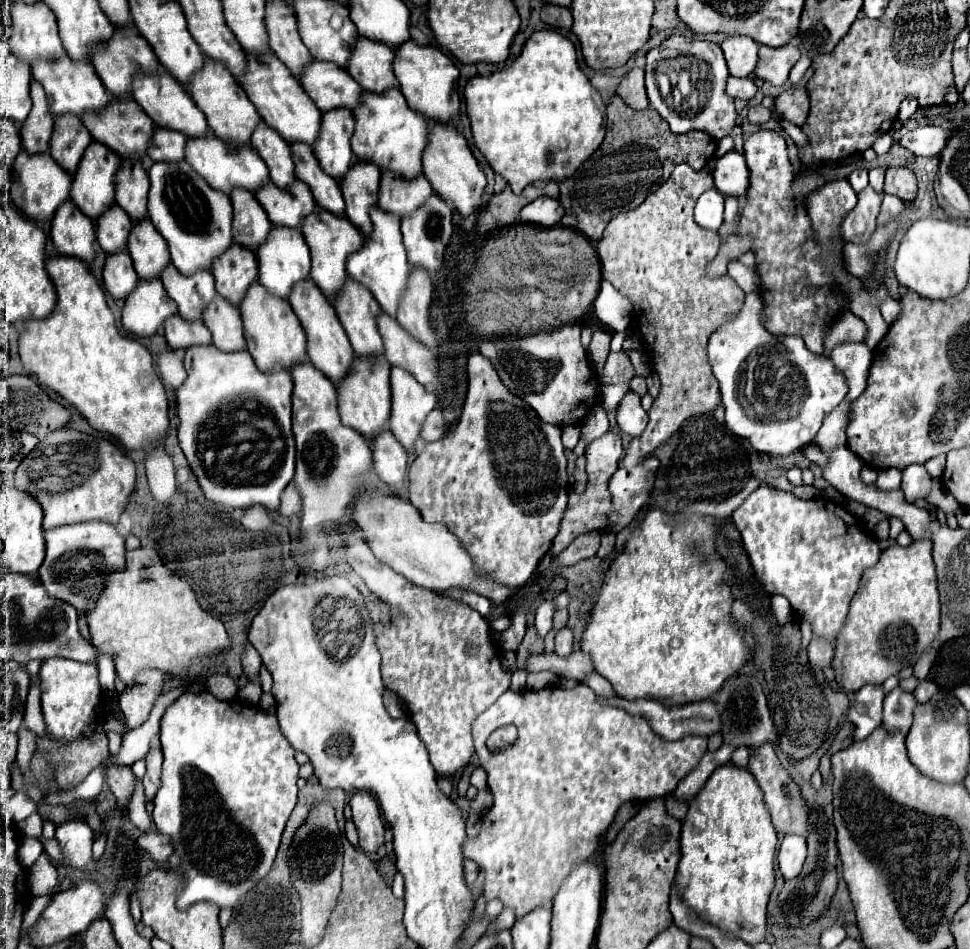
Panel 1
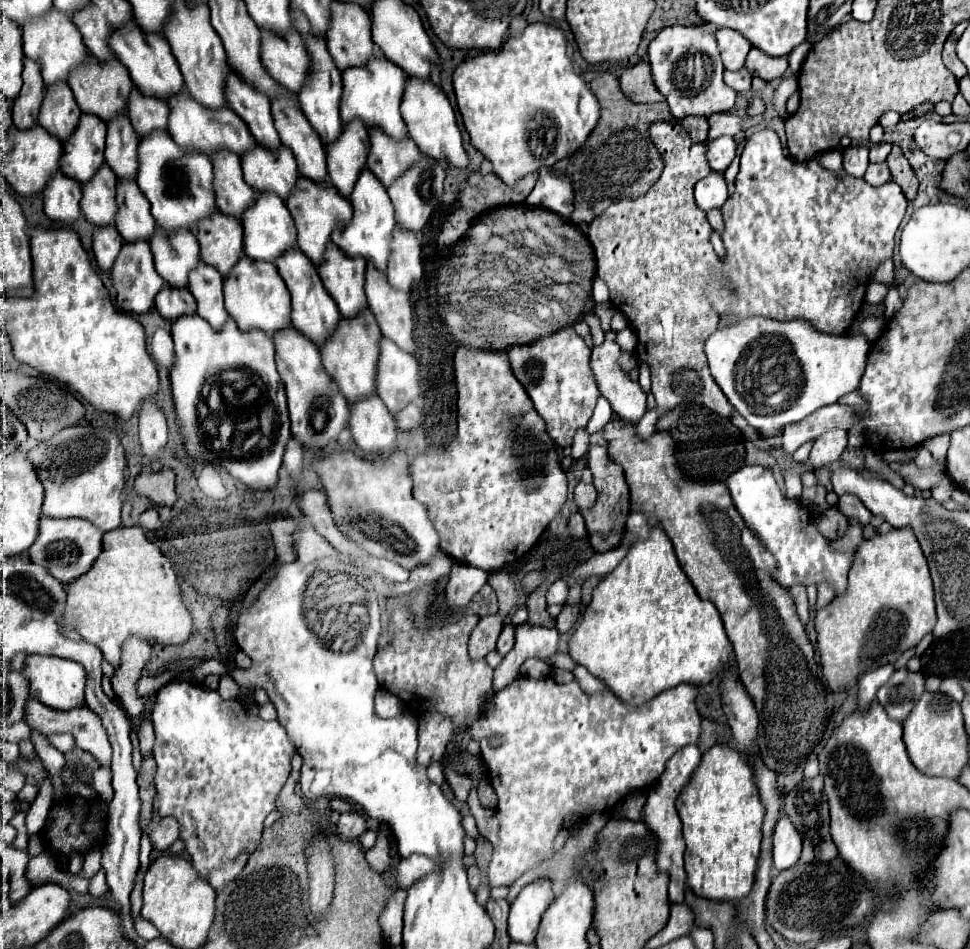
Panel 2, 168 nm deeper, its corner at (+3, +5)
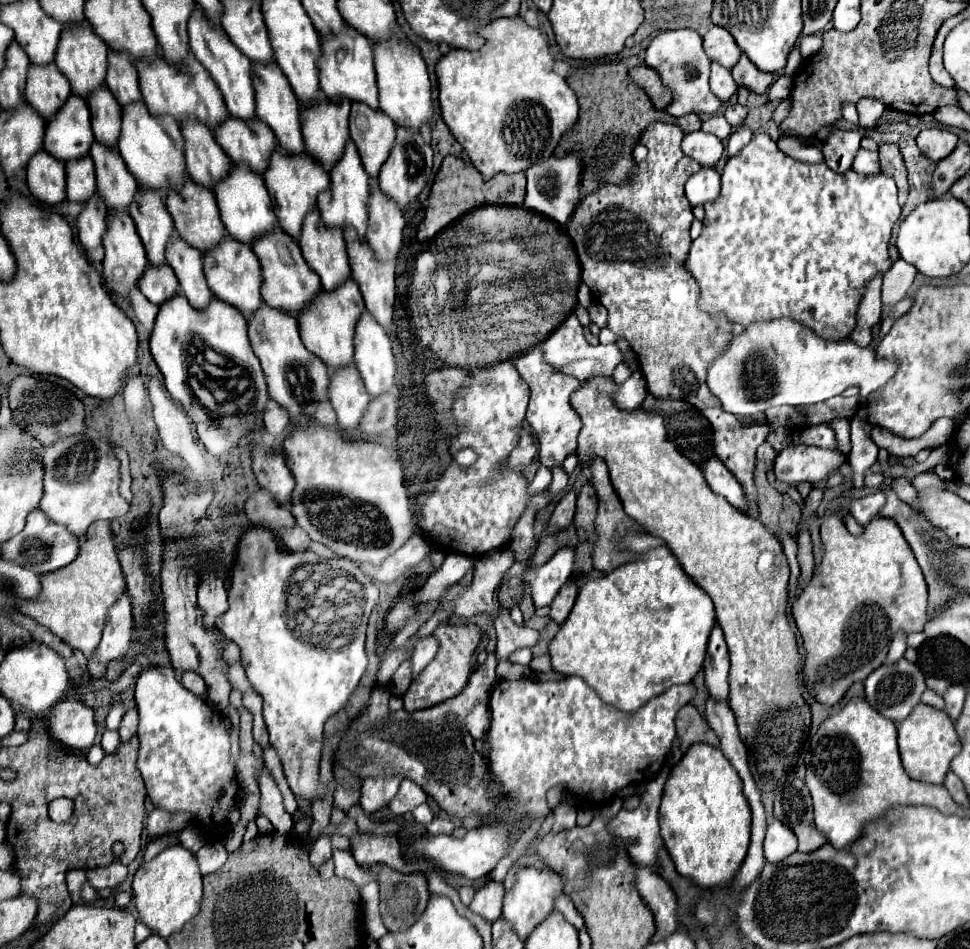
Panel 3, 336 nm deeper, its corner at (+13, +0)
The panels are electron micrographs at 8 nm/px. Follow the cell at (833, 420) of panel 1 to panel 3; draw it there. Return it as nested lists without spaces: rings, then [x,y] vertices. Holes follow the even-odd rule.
[[[788,445],[776,457],[774,475],[780,481],[790,485],[798,485],[802,481],[818,483],[832,473],[846,461],[846,455],[832,449],[822,447],[806,447],[806,445]]]

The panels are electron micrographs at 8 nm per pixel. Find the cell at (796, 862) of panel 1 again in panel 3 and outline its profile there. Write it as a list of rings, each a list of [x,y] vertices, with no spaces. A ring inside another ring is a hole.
[[[772,821],[764,839],[764,857],[768,863],[780,863],[796,851],[796,837],[780,821]]]

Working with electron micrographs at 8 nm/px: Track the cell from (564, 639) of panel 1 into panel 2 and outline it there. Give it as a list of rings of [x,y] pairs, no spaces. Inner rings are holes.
[[[576,604],[576,606],[564,606],[562,612],[560,612],[558,618],[556,618],[556,630],[562,632],[562,634],[568,632],[568,630],[574,626],[576,618],[580,616],[580,612],[582,612],[582,604]]]

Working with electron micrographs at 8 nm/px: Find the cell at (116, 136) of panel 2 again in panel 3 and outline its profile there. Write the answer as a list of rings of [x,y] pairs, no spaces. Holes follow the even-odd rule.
[[[108,87],[100,89],[92,101],[88,101],[90,117],[92,117],[92,131],[96,143],[116,149],[122,129],[122,111],[120,105],[116,105],[116,99],[112,93],[108,93]]]

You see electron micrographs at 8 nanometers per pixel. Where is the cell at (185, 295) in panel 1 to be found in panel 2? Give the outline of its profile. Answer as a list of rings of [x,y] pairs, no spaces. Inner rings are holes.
[[[154,230],[154,240],[150,240],[154,264],[158,274],[170,286],[186,286],[188,272],[200,262],[200,246],[192,232],[174,232],[174,236],[166,236],[166,232]]]

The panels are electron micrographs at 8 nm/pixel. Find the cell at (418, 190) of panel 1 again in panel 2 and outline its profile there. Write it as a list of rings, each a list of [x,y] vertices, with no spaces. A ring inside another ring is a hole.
[[[382,132],[370,134],[370,156],[366,166],[378,176],[384,186],[390,186],[402,172],[406,172],[418,160],[418,146],[414,140],[390,140]]]

